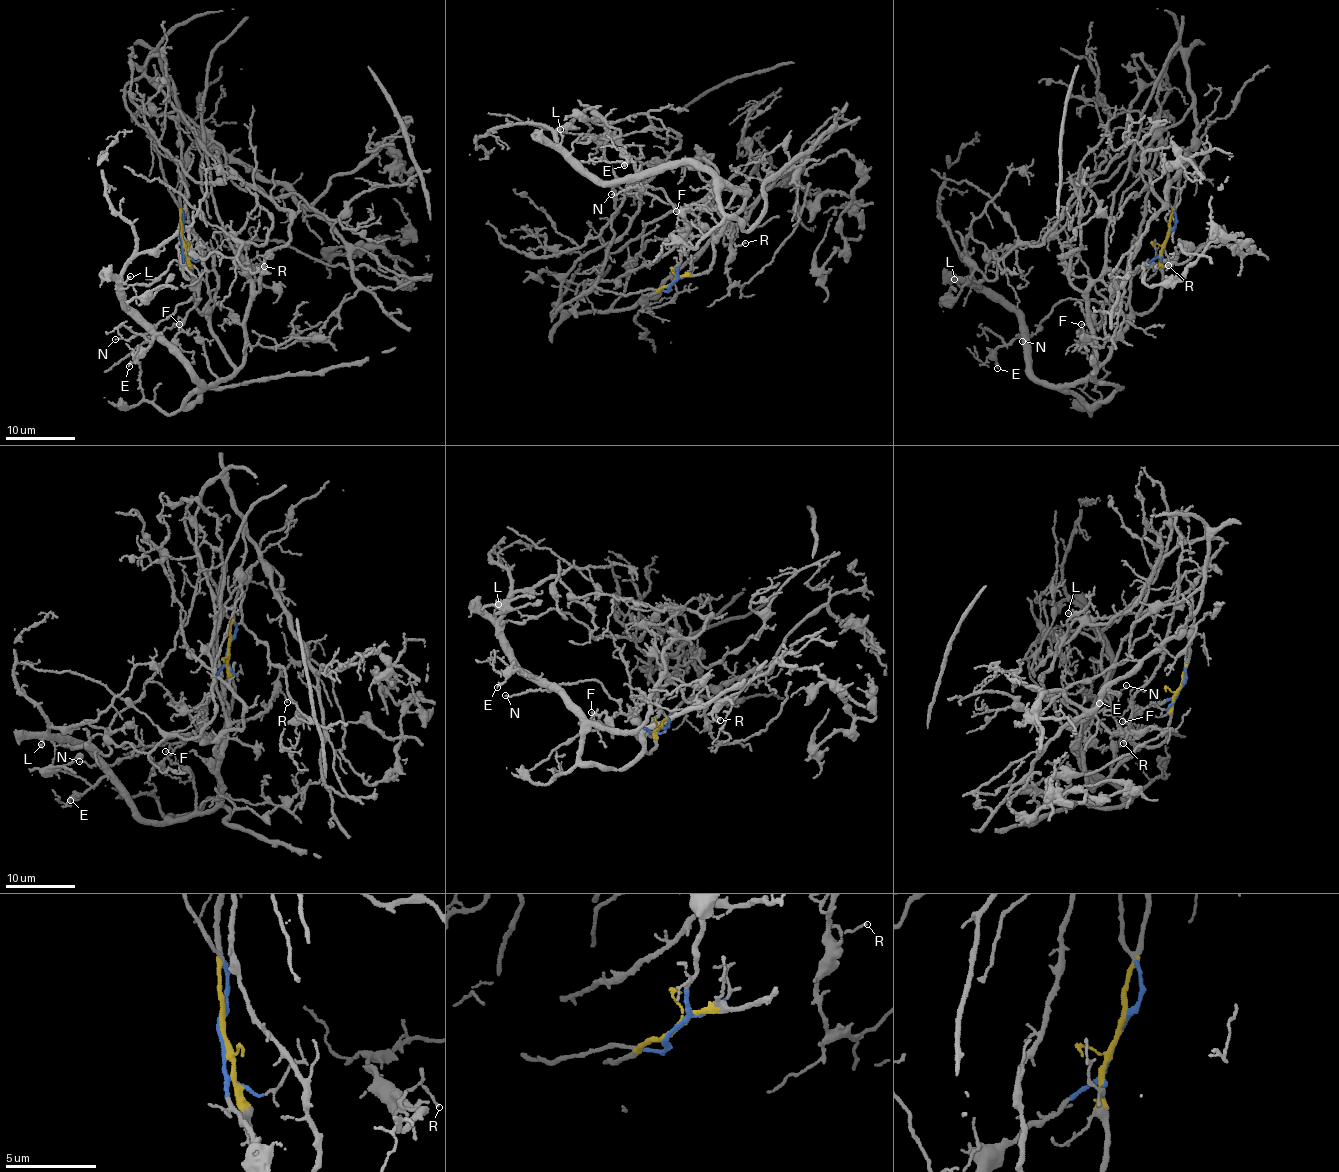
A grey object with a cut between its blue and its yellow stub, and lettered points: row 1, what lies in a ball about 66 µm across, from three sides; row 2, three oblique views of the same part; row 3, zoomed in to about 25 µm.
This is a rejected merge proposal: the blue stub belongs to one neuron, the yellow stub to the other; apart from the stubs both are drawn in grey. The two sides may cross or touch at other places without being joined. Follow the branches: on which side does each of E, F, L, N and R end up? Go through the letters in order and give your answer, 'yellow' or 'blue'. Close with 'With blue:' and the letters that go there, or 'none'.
E: yellow
F: blue
L: yellow
N: blue
R: yellow
With blue: F, N

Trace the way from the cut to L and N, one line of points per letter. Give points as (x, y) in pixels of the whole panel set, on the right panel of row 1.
L: (1166, 238), (1162, 297), (1136, 314), (1091, 375), (1061, 385), (1036, 377), (1014, 310), (954, 279)
N: (1166, 238), (1162, 252), (1135, 271), (1103, 304), (1073, 299), (1054, 304), (1034, 334), (1022, 341)

